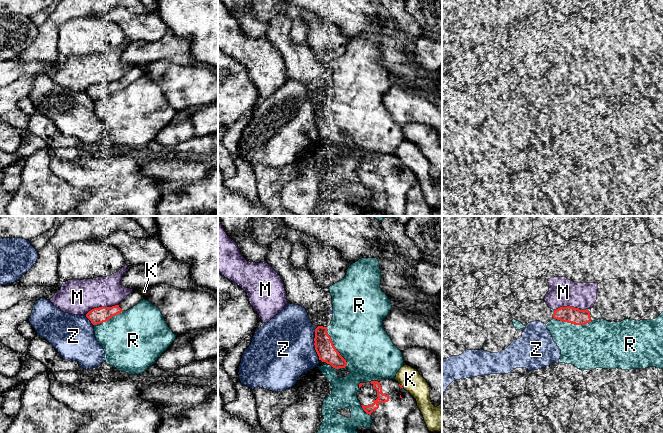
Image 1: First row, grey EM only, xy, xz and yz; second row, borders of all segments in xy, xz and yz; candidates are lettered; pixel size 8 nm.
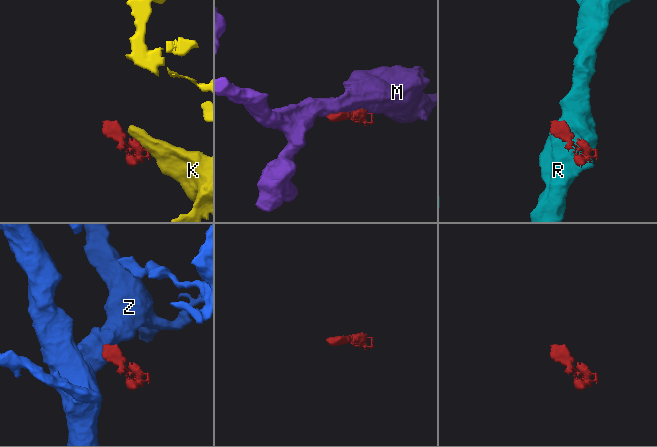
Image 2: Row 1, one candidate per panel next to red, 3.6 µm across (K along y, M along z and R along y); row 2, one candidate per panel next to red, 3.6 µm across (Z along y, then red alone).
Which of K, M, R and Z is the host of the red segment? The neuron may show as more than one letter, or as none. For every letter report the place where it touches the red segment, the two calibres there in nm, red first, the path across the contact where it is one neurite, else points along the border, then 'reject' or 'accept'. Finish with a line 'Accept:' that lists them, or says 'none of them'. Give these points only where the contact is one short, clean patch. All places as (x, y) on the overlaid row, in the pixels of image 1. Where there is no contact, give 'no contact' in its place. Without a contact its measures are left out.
K: xz (401, 385) | 20/170 nm | along xz (399, 383), (403, 387) | reject
M: yz (570, 307) | 130/220 nm | reject
R: xz (335, 348) | 150/420 nm | reject
Z: xz (314, 343) | 150/480 nm | along xz (317, 326), (314, 332), (314, 349), (319, 359) | reject
Accept: none of them

